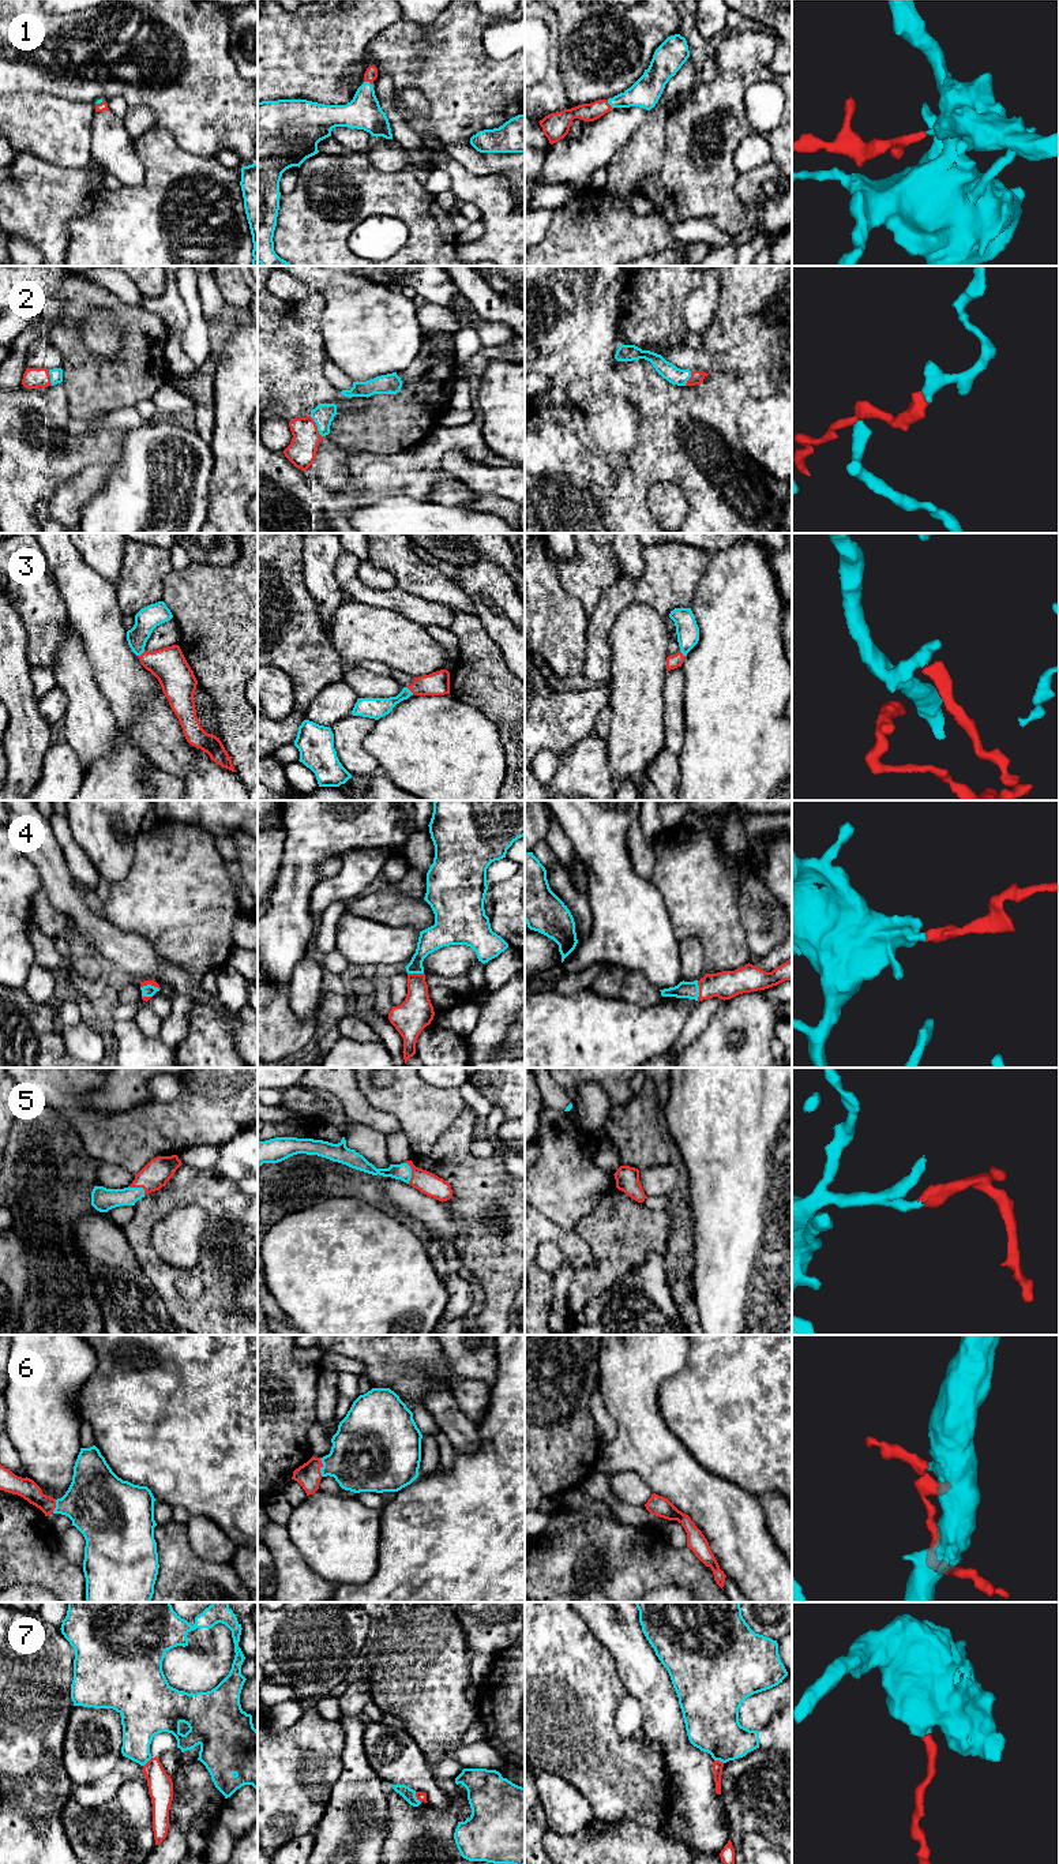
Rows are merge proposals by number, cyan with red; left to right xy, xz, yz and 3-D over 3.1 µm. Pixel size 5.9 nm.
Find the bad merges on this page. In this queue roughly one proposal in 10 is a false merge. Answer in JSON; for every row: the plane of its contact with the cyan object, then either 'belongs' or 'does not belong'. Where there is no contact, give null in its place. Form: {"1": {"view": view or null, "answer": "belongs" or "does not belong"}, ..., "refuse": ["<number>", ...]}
{"1": {"view": "xz", "answer": "belongs"}, "2": {"view": "xz", "answer": "belongs"}, "3": {"view": "xy", "answer": "belongs"}, "4": {"view": "yz", "answer": "belongs"}, "5": {"view": "xz", "answer": "belongs"}, "6": {"view": "xz", "answer": "belongs"}, "7": {"view": "xy", "answer": "does not belong"}, "refuse": ["7"]}

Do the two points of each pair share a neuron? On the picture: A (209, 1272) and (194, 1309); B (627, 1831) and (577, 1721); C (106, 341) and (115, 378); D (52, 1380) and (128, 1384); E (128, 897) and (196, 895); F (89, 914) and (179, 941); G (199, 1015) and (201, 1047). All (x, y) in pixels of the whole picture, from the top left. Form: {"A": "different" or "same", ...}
{"A": "same", "B": "different", "C": "different", "D": "different", "E": "same", "F": "different", "G": "same"}

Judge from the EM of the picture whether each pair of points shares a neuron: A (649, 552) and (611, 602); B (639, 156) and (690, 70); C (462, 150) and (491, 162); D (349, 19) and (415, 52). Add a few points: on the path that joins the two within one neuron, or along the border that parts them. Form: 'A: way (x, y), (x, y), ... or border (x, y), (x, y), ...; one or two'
A: way (650, 567), (650, 576), (637, 589), (626, 589); one
B: way (650, 134), (664, 102), (673, 92); one
C: way (469, 157), (474, 162), (484, 162); one
D: border (401, 19), (380, 30), (367, 44), (359, 59); two

